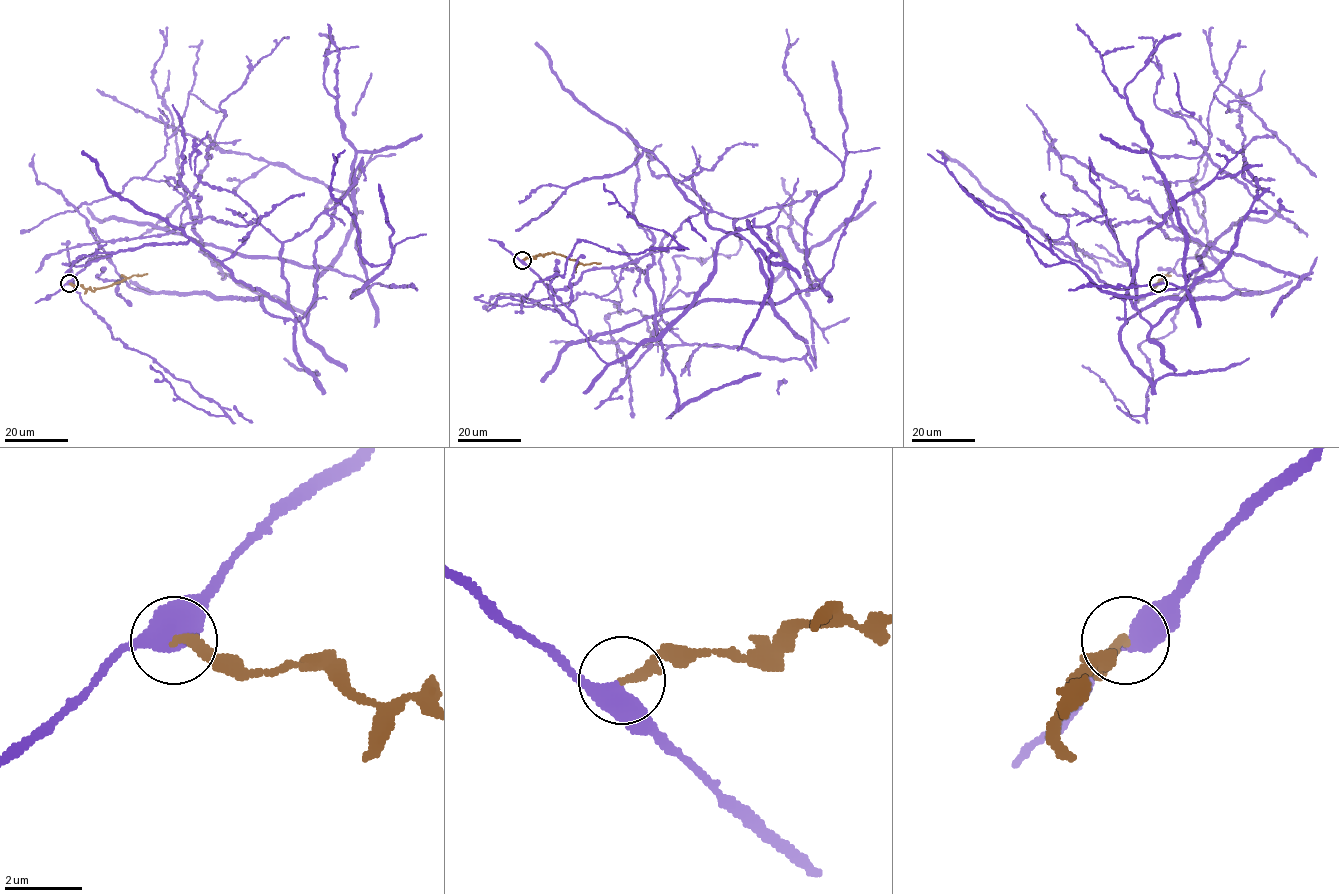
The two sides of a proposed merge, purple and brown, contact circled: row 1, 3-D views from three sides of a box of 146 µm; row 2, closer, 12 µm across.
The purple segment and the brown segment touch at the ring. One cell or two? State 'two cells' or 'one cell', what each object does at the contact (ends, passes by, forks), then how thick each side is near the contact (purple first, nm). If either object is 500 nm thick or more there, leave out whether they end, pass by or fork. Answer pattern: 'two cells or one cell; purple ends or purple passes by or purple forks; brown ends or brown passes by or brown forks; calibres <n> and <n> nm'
two cells; purple passes by; brown ends; calibres 440 and 240 nm

